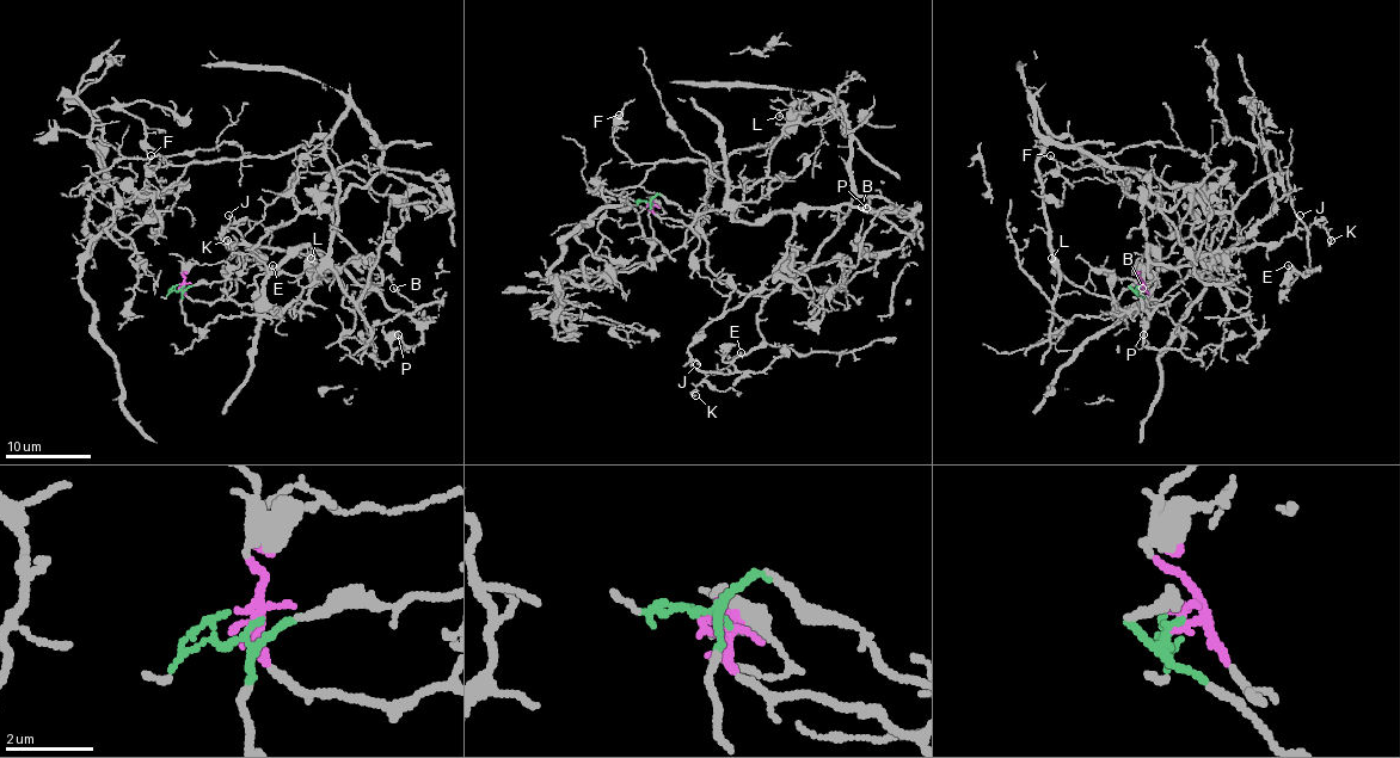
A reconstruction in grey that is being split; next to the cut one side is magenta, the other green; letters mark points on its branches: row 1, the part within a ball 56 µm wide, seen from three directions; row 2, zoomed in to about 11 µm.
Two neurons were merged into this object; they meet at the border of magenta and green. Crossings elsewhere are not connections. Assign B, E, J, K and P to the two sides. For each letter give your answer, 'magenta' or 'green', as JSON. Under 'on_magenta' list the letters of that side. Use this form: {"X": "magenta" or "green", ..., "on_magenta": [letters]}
{"B": "magenta", "E": "magenta", "J": "magenta", "K": "magenta", "P": "magenta", "on_magenta": ["B", "E", "J", "K", "P"]}

